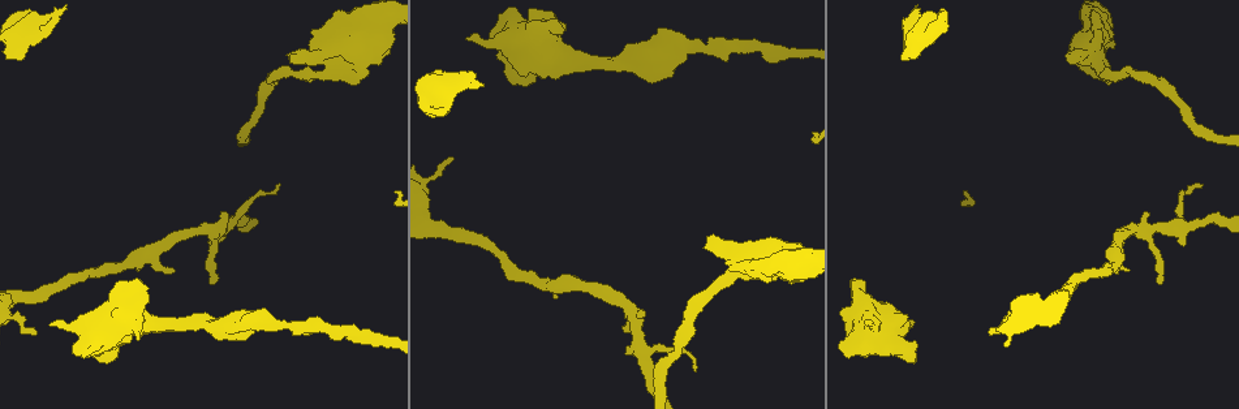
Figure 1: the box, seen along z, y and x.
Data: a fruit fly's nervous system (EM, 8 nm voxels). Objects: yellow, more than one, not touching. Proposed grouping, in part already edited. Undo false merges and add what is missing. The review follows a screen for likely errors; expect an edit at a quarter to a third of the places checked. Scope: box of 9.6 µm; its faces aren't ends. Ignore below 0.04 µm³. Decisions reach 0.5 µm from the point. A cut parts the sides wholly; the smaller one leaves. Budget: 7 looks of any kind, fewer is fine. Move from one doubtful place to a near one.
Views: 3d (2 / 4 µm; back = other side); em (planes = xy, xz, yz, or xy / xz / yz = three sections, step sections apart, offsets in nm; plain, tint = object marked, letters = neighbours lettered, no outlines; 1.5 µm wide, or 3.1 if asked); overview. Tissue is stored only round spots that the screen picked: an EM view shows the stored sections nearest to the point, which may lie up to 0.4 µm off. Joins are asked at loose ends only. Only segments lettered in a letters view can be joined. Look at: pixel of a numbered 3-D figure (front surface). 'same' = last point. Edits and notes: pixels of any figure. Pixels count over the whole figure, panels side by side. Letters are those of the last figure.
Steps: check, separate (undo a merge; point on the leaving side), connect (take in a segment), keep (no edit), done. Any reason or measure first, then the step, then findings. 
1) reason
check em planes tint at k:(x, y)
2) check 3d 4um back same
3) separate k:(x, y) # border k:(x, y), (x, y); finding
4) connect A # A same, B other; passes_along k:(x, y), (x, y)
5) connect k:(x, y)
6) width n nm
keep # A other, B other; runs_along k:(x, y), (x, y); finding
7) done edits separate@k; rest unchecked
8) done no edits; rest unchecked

stops while still wide
check 3d 2um at 1:(293, 58)

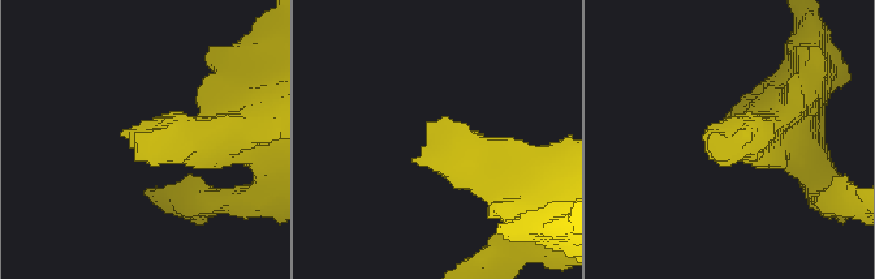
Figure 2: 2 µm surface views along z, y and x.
check em planes letters at 2:(429, 122)

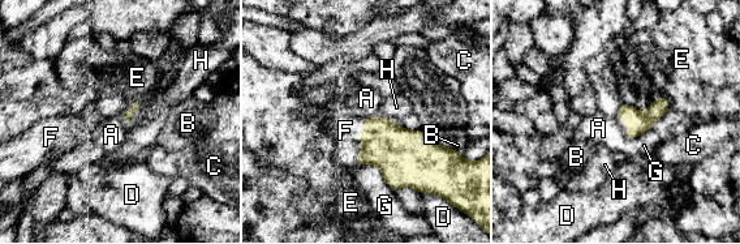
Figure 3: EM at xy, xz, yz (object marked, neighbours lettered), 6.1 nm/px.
connect F # A other, B other, C other, D other, E other, F same, G other, H other; the neuron continues

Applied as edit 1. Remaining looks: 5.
free end
check em planes tint at 1:(900, 57)

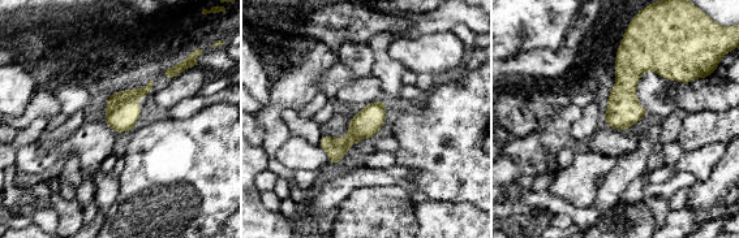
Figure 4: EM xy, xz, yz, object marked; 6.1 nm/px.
what lies round it
check em planes letters same

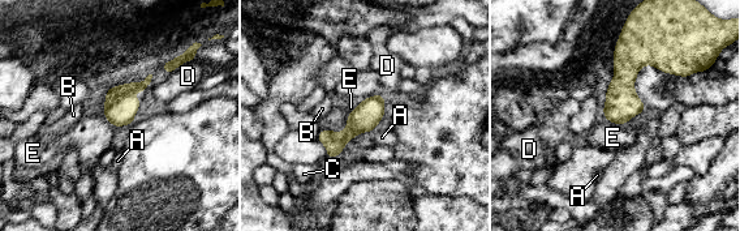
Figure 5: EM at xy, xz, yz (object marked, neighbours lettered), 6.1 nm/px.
longest_contact E 260 nm
keep # A other, B other, C other, D other, E other; border 5:(355, 107), (340, 132), (319, 131); none of them fits

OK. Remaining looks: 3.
branch stops here
check em planes letters at 1:(989, 331)

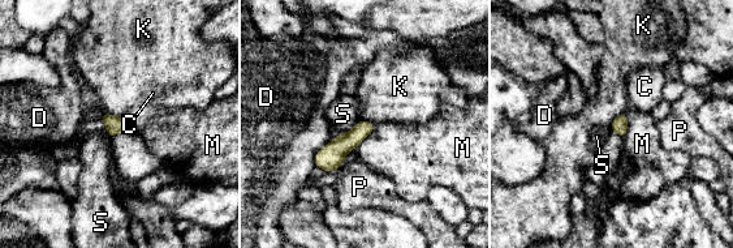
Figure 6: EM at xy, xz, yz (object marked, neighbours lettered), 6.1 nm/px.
keep # C other, D other, K other, M other, P other, S other; border 6:(624, 111), (613, 119), (609, 129); none of them fits

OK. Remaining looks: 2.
done edits connect@3; rest unchecked

